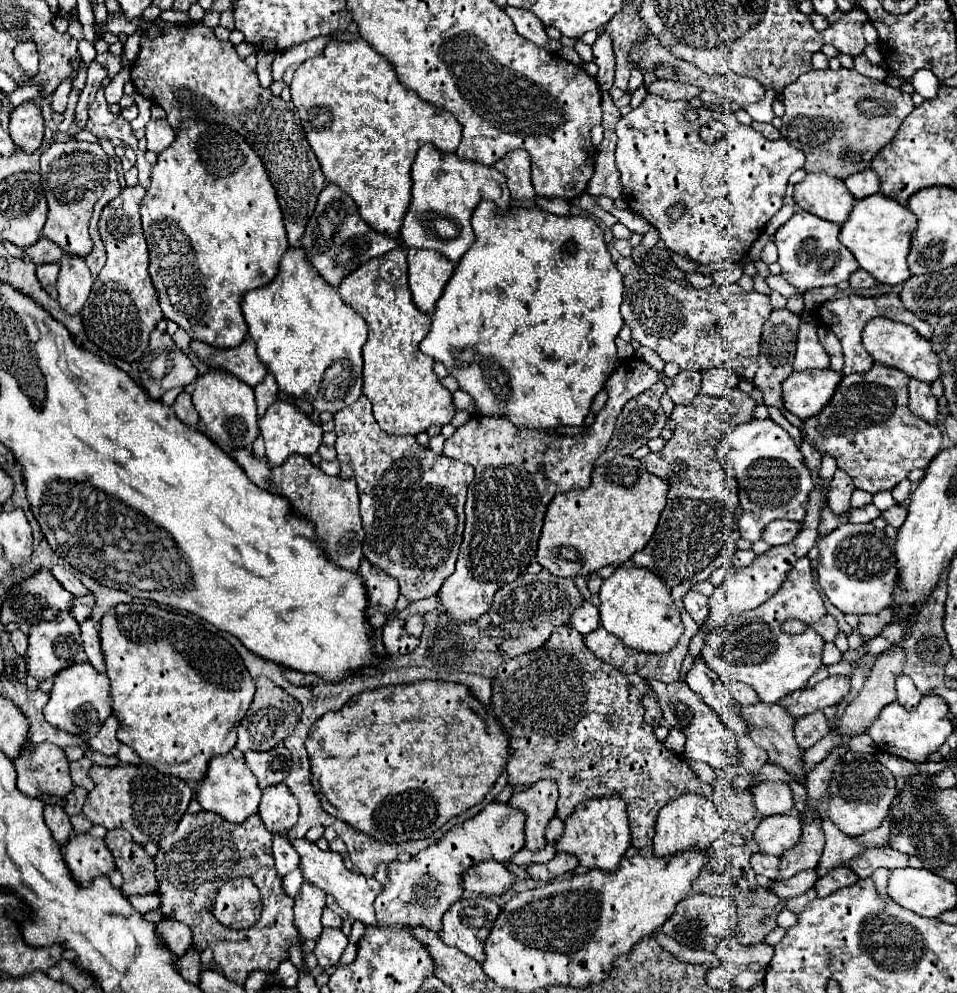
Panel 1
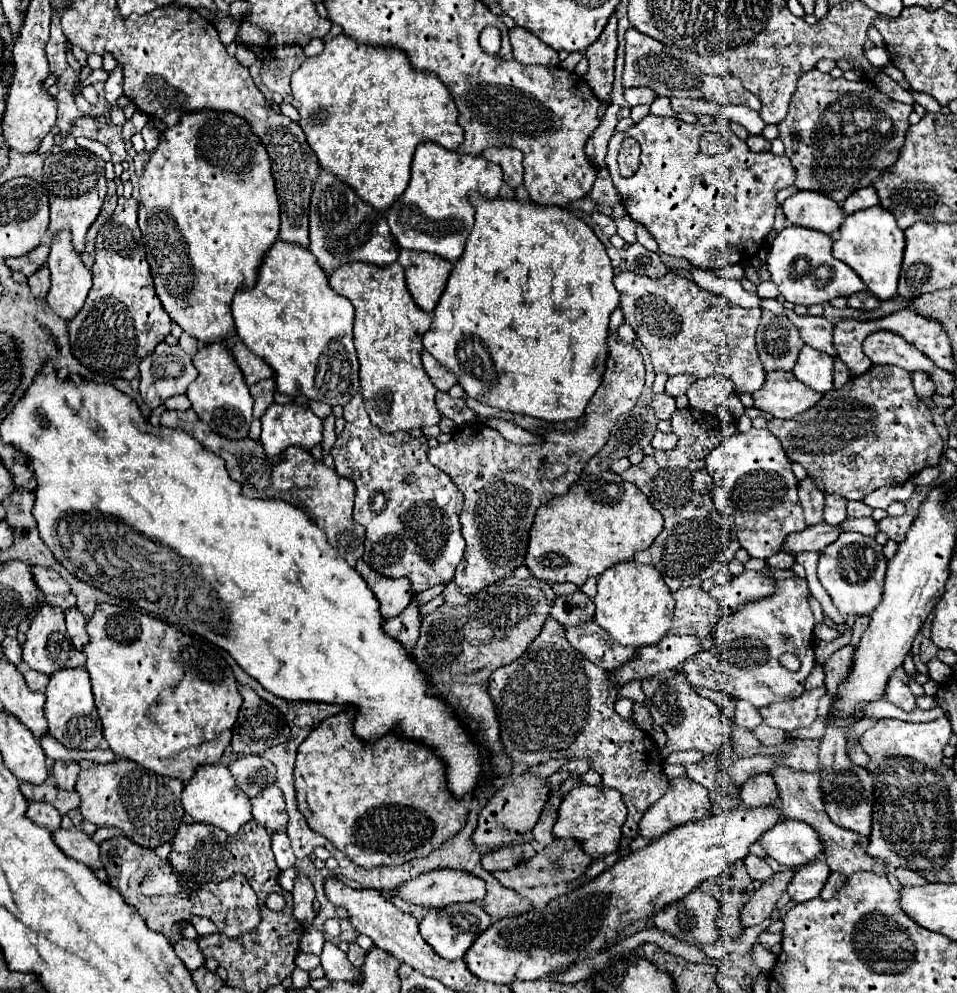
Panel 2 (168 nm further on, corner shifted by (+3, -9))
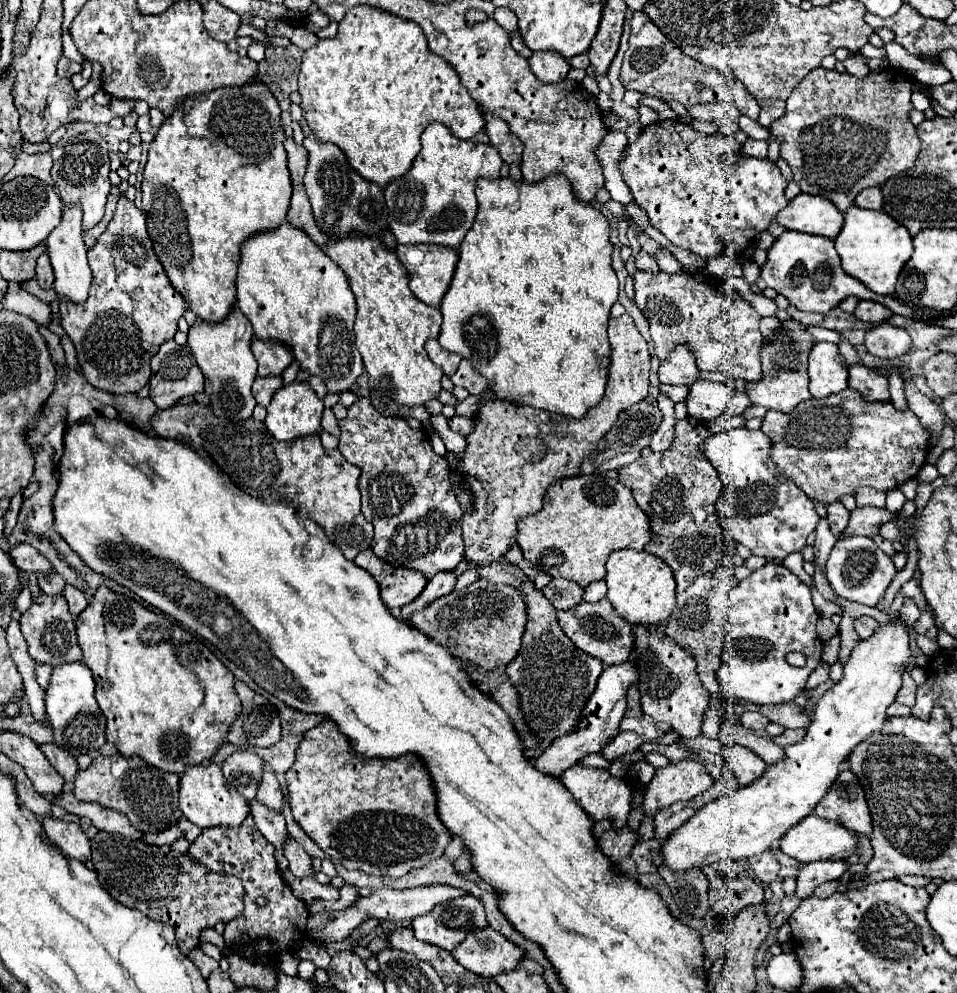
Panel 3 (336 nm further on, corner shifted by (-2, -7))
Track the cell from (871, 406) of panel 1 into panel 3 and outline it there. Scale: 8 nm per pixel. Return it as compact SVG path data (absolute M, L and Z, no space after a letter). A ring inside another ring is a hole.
M841 392L841 396L829 396L825 400L805 400L793 412L767 410L761 430L771 438L771 462L777 470L791 478L809 500L829 506L845 494L855 494L859 486L871 486L875 490L891 490L917 476L925 464L929 432L921 426L919 418L907 410L897 412L893 402L869 404L863 402L857 392Z

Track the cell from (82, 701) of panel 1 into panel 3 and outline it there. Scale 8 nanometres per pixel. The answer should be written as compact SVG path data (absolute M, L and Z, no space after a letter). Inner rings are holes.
M71 662L71 664L63 664L53 668L49 686L45 690L45 712L47 718L53 726L53 736L55 736L55 744L63 750L67 750L73 756L79 754L91 754L97 752L103 744L105 744L105 716L99 712L97 700L95 700L95 680L93 674L89 672L89 668L83 662Z

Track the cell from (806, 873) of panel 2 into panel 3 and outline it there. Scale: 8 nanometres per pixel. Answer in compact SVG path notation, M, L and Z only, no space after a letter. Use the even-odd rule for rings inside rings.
M819 860L803 864L799 868L797 876L797 896L799 898L809 898L813 896L813 890L829 880L839 880L843 872L847 872L849 864L845 860L831 861Z

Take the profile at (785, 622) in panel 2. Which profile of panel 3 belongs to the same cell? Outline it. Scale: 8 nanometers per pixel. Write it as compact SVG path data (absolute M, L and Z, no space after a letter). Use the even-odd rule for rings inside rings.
M765 564L763 568L751 572L749 578L741 580L731 592L729 592L729 616L727 616L727 638L723 646L723 658L721 666L717 670L717 680L723 688L725 698L739 698L753 704L783 704L793 700L803 688L809 678L809 674L817 668L821 662L823 642L819 640L815 632L815 624L819 620L819 614L811 602L809 586L803 584L789 568L779 564ZM789 652L803 652L807 656L807 664L803 668L793 668L785 662L785 656Z

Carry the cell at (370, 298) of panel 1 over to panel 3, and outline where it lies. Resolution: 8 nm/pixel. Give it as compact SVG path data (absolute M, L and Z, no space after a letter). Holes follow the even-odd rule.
M343 238L327 244L325 252L331 260L335 260L337 266L343 268L351 282L351 290L357 300L357 314L355 314L355 344L363 356L363 368L369 374L369 386L371 386L371 404L387 416L395 416L399 412L399 406L423 406L427 400L437 398L441 390L441 368L437 368L427 352L425 342L439 334L441 328L441 312L439 308L427 306L421 300L413 296L409 290L409 272L399 262L397 254L387 250L385 244L377 238Z

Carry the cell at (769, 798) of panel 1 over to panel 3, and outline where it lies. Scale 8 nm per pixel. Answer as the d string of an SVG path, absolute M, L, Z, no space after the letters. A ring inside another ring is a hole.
M739 744L725 746L723 758L725 758L727 766L735 772L741 786L747 786L755 778L759 778L767 768L767 764L755 752L749 752L749 748L743 748Z

